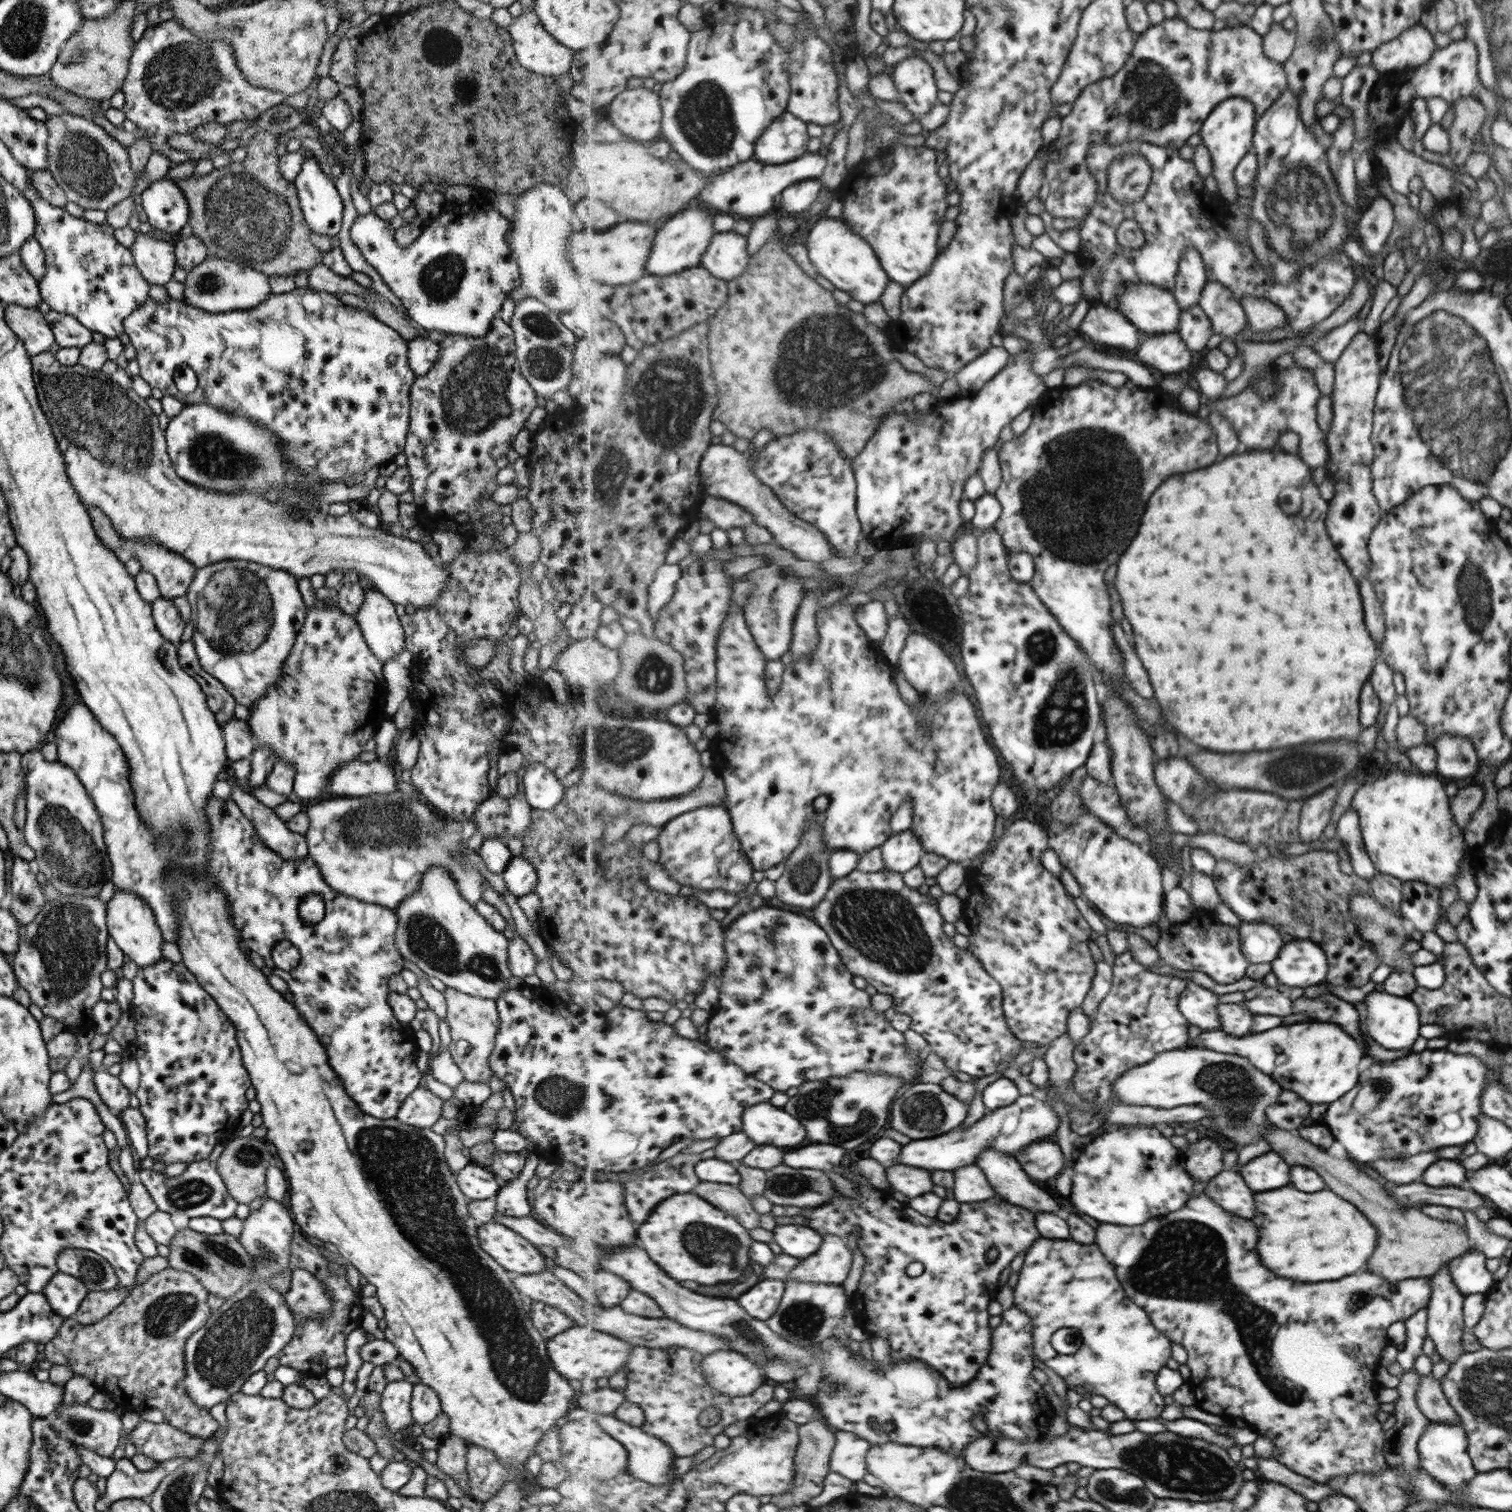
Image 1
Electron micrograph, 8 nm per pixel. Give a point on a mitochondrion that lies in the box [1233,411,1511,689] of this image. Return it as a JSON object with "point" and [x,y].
{"point":[1474,592]}

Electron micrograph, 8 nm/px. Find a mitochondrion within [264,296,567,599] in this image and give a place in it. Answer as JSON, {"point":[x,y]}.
{"point":[476,391]}

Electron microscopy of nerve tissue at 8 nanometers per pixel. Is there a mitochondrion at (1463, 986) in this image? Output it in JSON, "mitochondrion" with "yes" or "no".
{"mitochondrion":"no"}

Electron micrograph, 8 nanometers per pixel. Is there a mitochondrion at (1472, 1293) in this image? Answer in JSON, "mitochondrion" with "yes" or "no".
{"mitochondrion":"no"}

